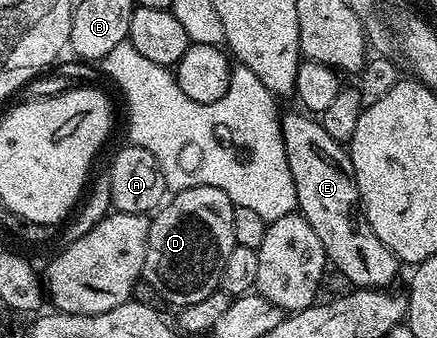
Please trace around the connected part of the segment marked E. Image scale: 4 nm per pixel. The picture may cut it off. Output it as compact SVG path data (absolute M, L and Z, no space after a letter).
M285 113L280 120L280 131L284 137L286 160L290 164L290 176L294 180L294 192L298 213L318 232L322 248L329 263L356 288L383 290L391 287L396 273L402 269L400 259L374 236L374 228L364 215L360 205L358 184L352 176L352 156L345 143L334 140L322 128L315 117L307 113Z

